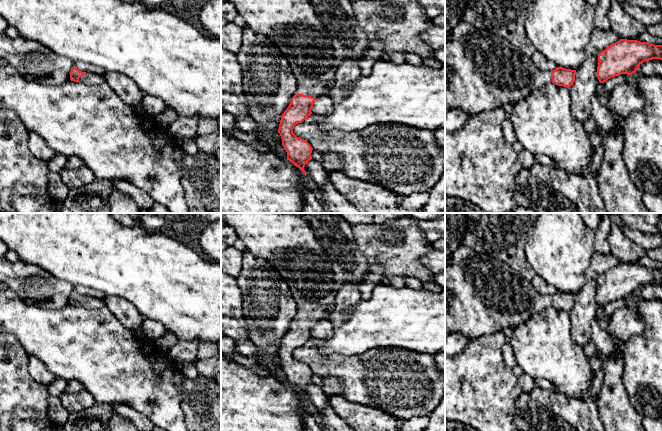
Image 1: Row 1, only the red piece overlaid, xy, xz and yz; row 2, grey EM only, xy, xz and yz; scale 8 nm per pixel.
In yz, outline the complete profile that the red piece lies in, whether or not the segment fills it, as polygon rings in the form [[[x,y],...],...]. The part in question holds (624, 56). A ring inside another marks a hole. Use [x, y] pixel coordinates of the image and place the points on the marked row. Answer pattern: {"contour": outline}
{"contour": [[[620,39],[598,55],[597,78],[600,83],[620,74],[632,75],[645,61],[662,60],[662,45]]]}

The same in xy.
{"contour": [[[74,66],[70,71],[70,80],[87,85],[102,85],[106,83],[105,76],[90,72],[82,72]]]}

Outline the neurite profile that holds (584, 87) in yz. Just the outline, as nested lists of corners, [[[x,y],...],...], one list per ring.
[[[595,28],[585,47],[585,62],[576,70],[575,81],[569,88],[571,93],[571,113],[573,117],[585,122],[592,115],[591,98],[596,94],[599,84],[597,78],[598,55],[621,38],[610,30]]]

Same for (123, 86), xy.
[[[107,72],[105,79],[106,84],[109,85],[126,104],[133,108],[142,101],[145,95],[128,76],[116,72]]]

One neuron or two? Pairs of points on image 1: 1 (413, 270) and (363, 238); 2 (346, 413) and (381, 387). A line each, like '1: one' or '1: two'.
1: one
2: two

